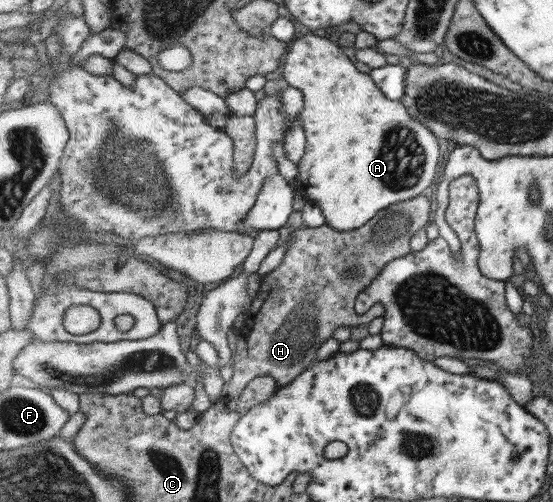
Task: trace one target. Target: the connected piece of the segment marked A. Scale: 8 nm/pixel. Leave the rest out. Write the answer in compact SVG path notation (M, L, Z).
M307 35L294 41L287 53L283 75L291 87L305 94L305 108L300 113L308 138L305 157L295 177L298 191L323 210L329 225L341 231L359 229L389 206L412 200L423 194L437 178L441 148L436 134L413 117L401 100L389 99L370 74L361 73L352 55L345 55L339 43Z

